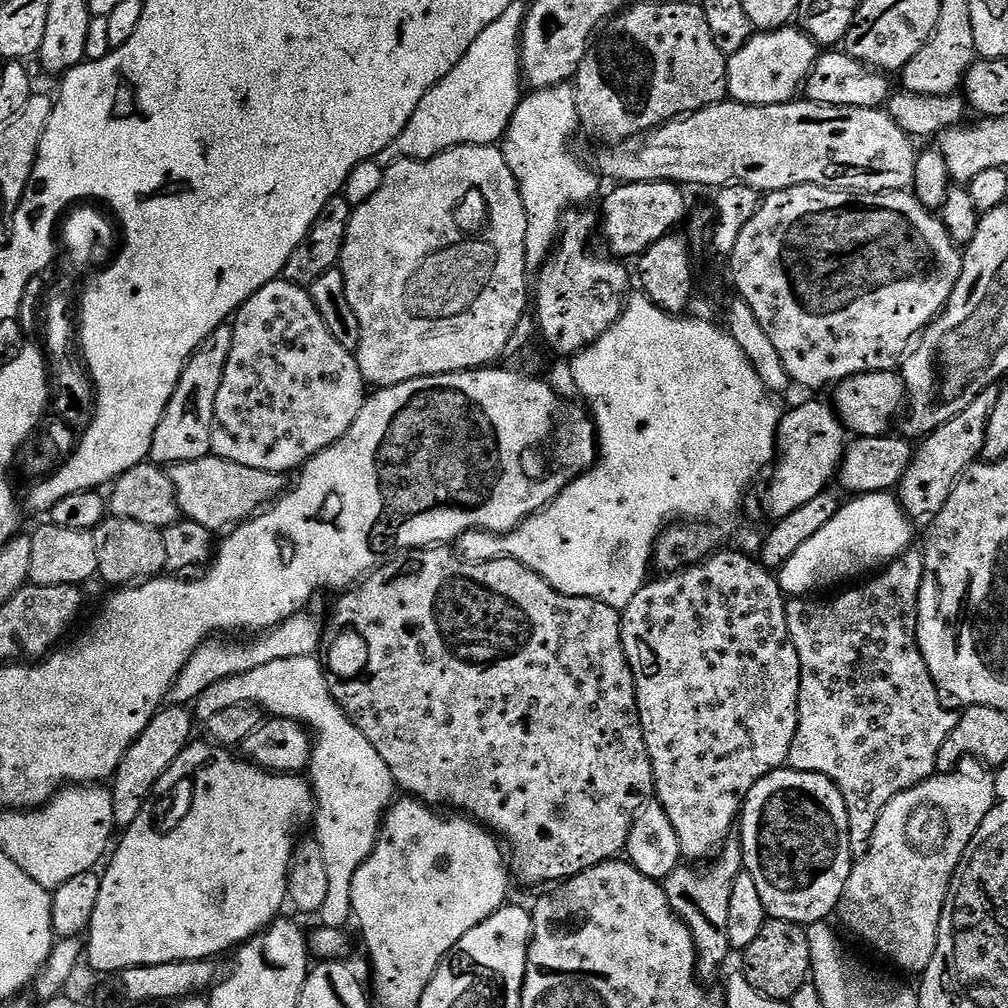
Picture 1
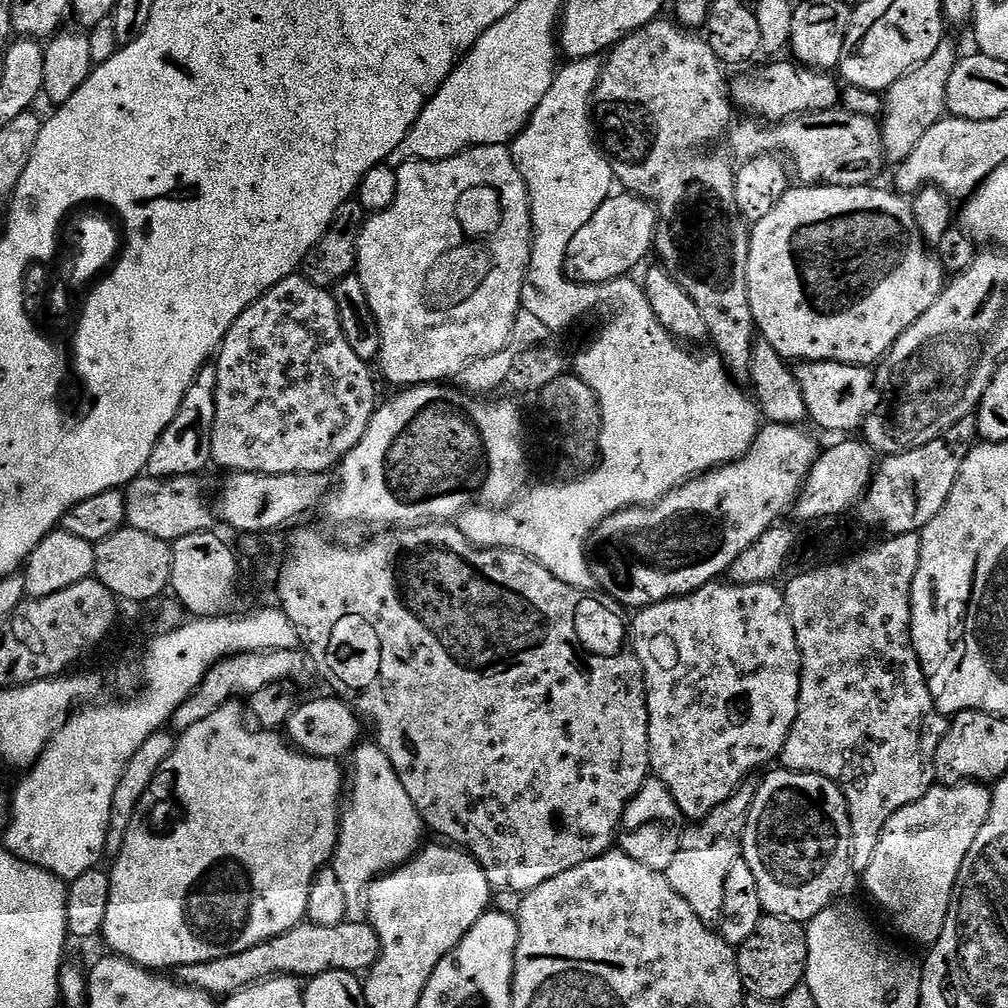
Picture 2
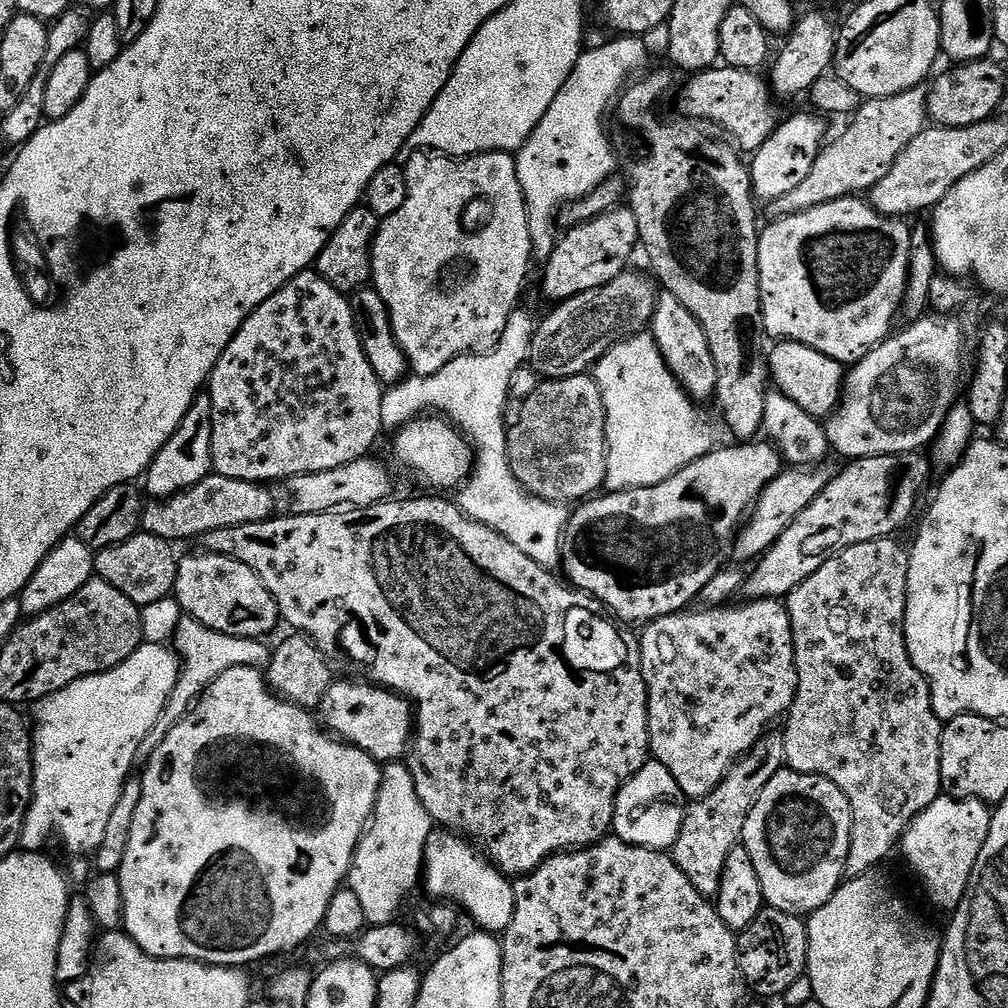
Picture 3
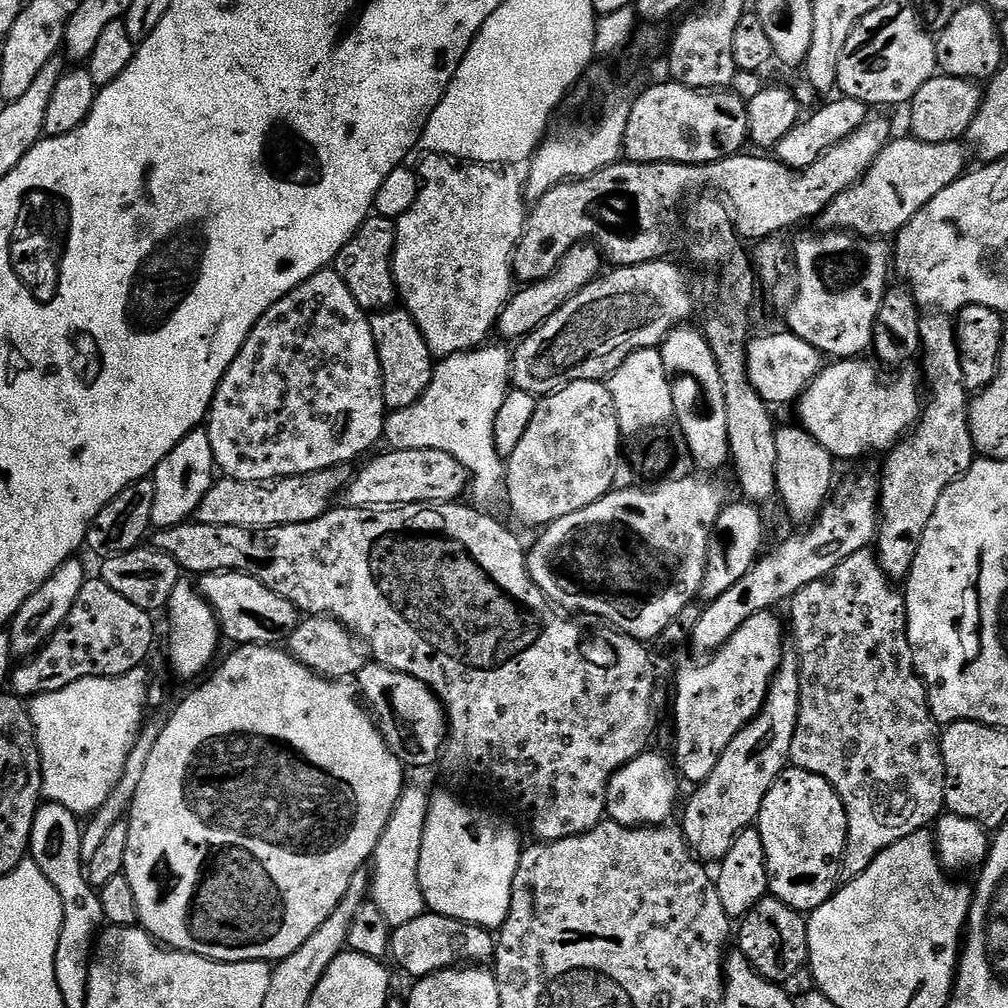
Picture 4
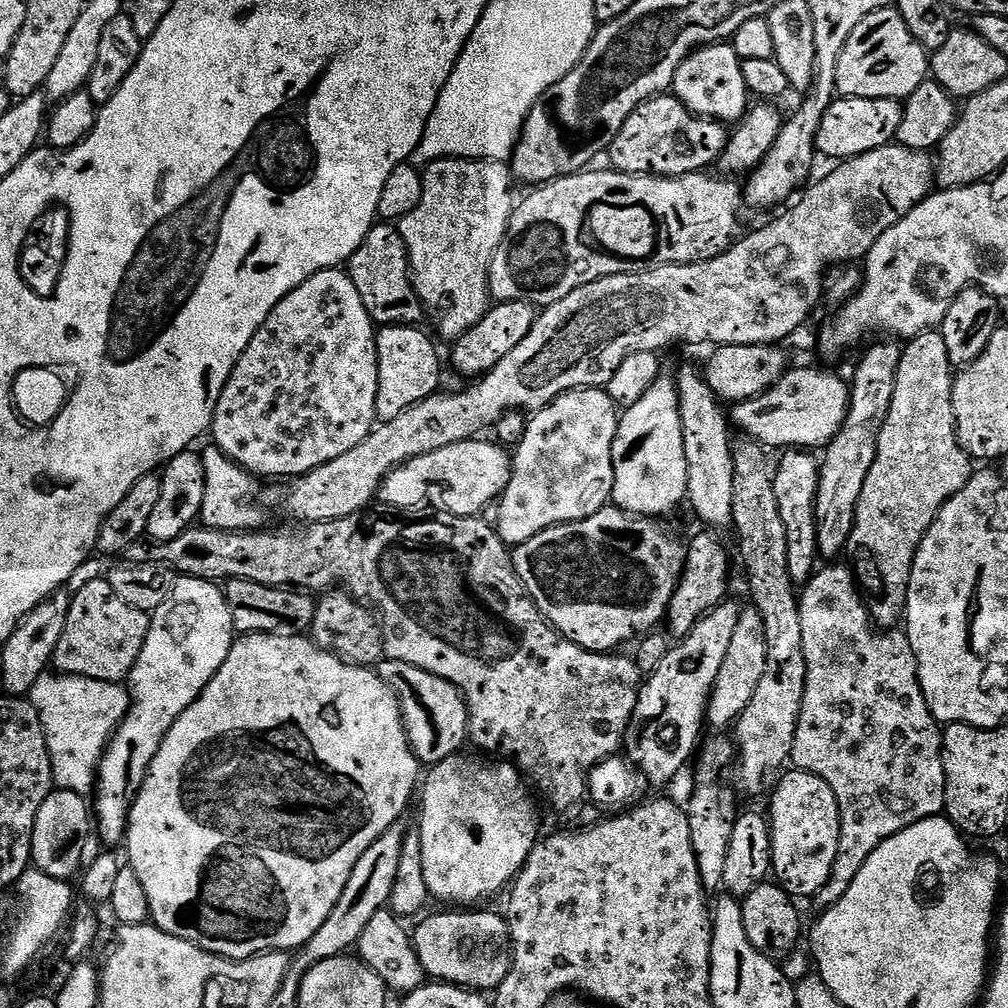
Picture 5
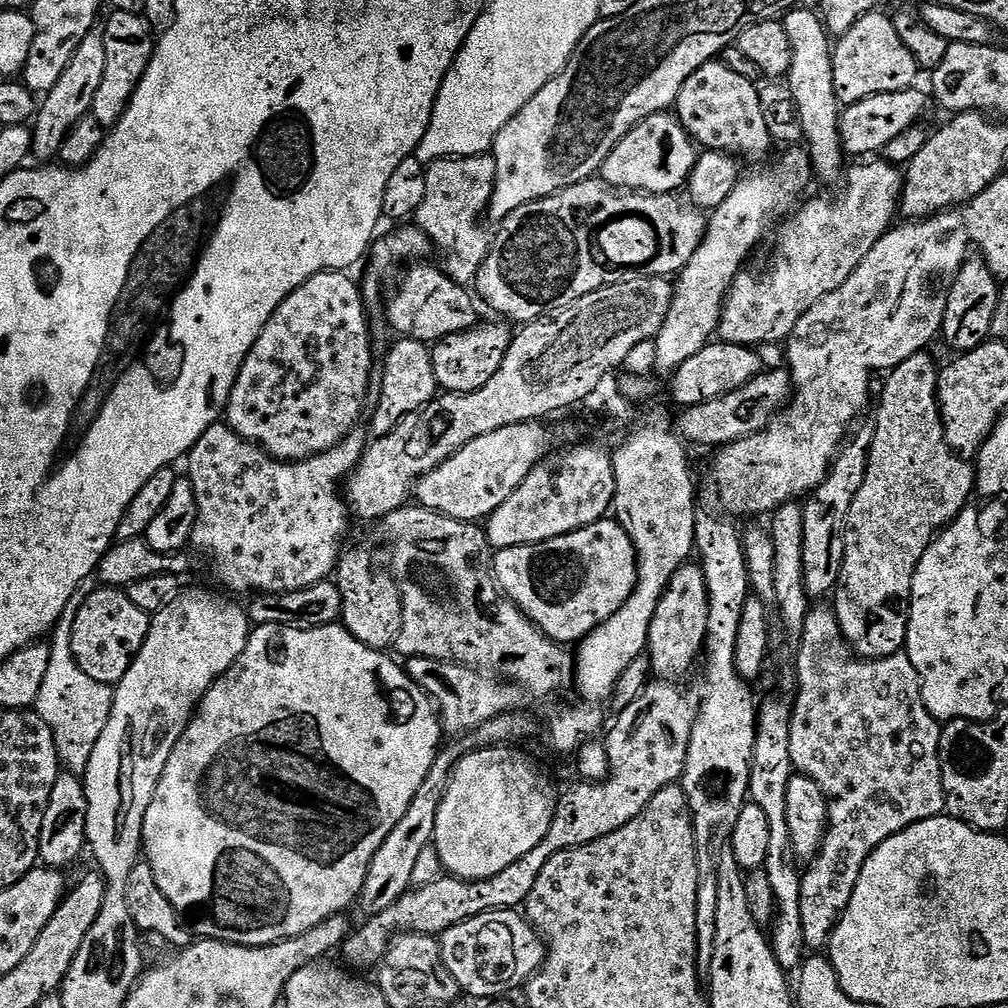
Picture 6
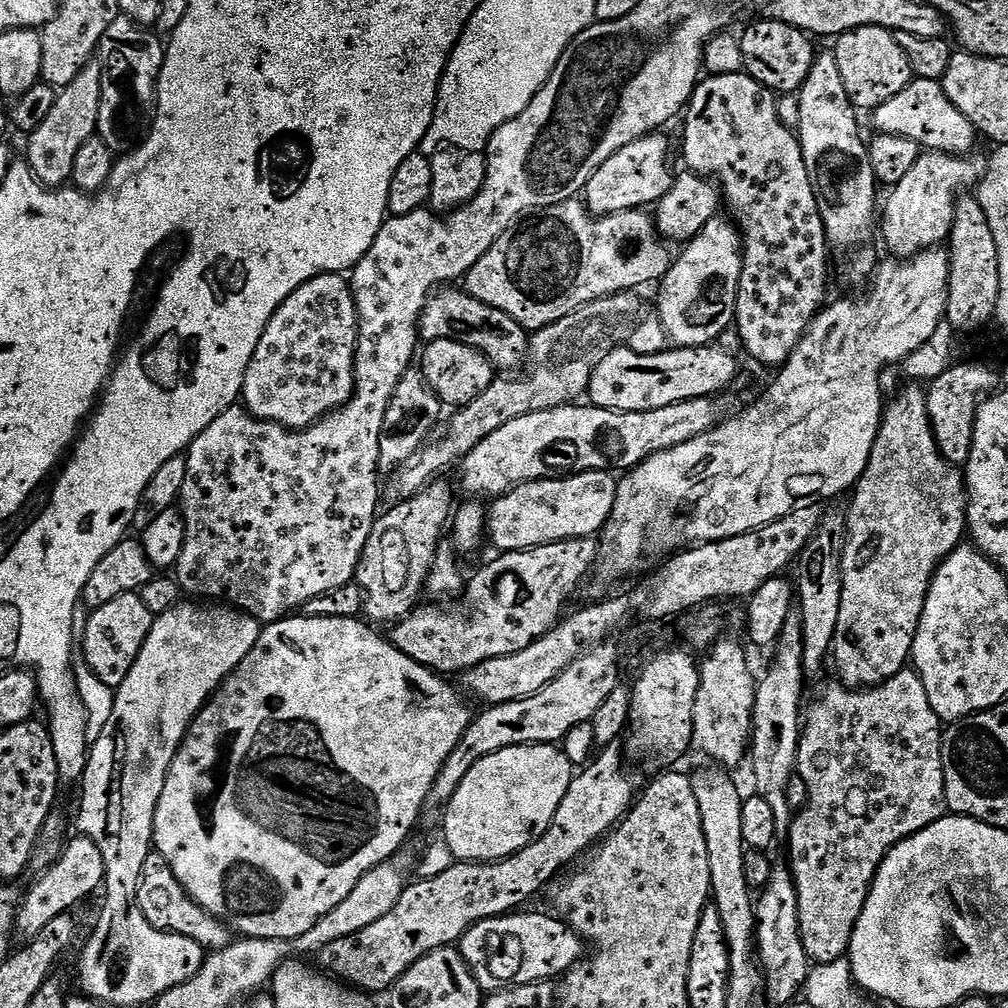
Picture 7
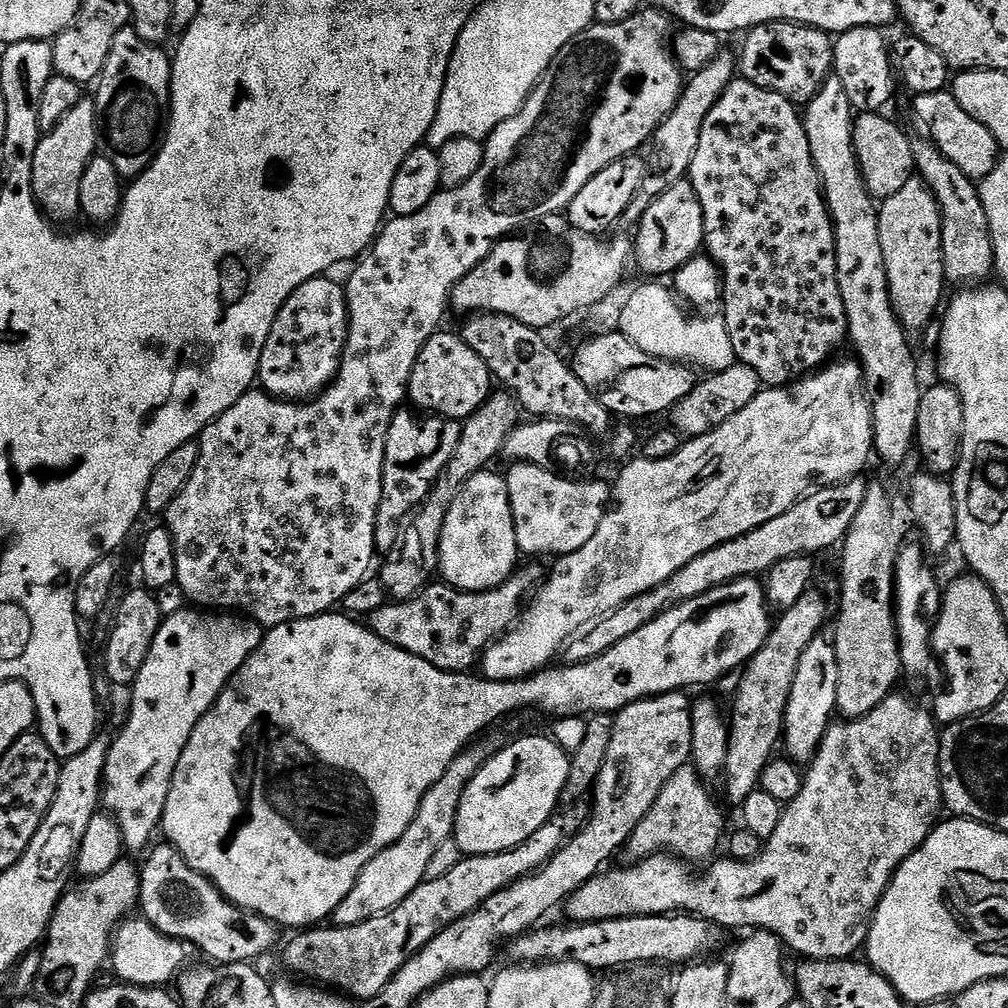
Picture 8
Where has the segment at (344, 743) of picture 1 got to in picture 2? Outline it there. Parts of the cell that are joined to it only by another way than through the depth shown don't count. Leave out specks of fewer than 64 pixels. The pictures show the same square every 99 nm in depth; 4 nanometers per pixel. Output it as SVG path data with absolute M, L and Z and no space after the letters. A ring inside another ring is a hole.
M293 650L291 652L243 652L237 656L226 658L218 662L208 671L204 680L182 706L172 715L171 727L177 733L186 731L194 722L202 722L202 718L210 718L214 710L221 704L229 703L233 698L247 697L253 692L262 690L268 684L279 684L288 682L291 676L300 676L304 672L306 656L303 651ZM361 743L351 753L351 760L356 777L350 780L350 795L342 808L336 853L330 866L338 874L338 883L346 896L347 919L363 921L366 893L372 881L411 860L422 847L420 839L426 836L426 829L414 802L410 802L410 794L406 794L394 766L390 766L390 758L377 744Z

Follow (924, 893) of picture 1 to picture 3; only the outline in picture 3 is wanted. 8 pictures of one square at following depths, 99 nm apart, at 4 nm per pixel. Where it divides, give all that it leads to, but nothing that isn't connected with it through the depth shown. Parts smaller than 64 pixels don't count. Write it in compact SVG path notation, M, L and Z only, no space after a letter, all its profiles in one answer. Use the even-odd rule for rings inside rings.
M947 794L922 810L918 818L904 831L898 845L904 851L908 868L920 879L928 900L945 914L955 912L966 894L970 874L974 874L974 862L986 846L986 834L990 834L993 809L980 800L957 800Z

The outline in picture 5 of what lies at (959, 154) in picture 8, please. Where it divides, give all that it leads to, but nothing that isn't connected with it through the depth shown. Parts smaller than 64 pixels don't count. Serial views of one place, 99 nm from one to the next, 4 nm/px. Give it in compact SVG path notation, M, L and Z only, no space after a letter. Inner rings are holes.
M840 96L833 100L822 118L822 126L818 126L816 135L816 151L821 157L829 156L832 162L843 162L866 154L870 150L878 150L882 146L893 143L898 134L898 126L902 126L903 103L890 98L854 98L853 96Z

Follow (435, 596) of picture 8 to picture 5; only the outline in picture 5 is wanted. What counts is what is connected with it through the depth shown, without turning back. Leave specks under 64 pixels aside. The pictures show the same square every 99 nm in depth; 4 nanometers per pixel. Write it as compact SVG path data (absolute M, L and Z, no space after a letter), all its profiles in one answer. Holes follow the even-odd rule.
M609 506L585 520L559 524L534 534L534 538L515 545L512 561L528 595L557 632L591 652L611 653L619 649L619 644L653 631L659 625L656 623L667 617L672 595L688 561L688 549L685 541L680 541L664 524L667 523L660 518L635 516Z

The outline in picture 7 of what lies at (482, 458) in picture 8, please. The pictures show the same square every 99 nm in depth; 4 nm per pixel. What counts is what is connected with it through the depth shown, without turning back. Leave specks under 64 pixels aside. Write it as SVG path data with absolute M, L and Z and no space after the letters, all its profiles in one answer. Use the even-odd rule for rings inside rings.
M444 478L422 489L408 500L401 500L399 504L389 507L389 512L377 515L374 526L370 530L370 538L366 538L366 546L362 550L360 565L356 567L355 583L360 585L362 593L362 612L373 625L391 626L397 620L405 620L413 608L421 603L422 593L425 591L428 574L436 562L436 554L441 547L440 531L450 524L450 517L454 512L452 504L452 488Z

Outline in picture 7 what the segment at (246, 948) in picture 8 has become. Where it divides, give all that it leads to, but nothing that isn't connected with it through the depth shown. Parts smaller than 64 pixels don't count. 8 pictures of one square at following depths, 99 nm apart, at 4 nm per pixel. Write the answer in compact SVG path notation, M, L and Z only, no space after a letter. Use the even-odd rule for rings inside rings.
M159 854L146 858L136 903L142 914L146 914L146 922L150 922L159 932L177 932L186 938L194 938L194 942L198 942L206 950L225 948L230 943L227 923L208 915L202 910L202 906L198 906L188 897L188 891L182 886L182 882L178 882L172 869L168 867L166 858Z

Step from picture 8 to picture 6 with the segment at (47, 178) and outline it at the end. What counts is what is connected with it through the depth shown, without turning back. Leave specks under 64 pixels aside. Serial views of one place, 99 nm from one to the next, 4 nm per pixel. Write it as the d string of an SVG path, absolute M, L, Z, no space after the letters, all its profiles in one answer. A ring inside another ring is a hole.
M97 26L86 34L86 38L82 38L82 44L78 46L74 58L70 58L70 66L62 70L62 78L58 78L56 85L49 92L43 93L39 101L38 111L31 125L31 155L40 159L37 161L48 162L51 161L48 160L51 156L52 159L59 157L62 142L66 134L70 134L74 122L91 113L94 94L98 94L102 74L106 74L106 42L103 27Z

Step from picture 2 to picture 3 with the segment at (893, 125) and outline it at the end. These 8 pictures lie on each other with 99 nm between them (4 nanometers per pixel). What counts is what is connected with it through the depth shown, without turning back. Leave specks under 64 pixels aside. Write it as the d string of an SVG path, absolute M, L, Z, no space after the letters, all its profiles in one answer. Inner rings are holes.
M921 86L902 94L865 99L850 123L852 125L833 144L832 141L825 143L820 149L810 174L806 174L806 179L795 190L771 201L773 217L793 216L826 202L871 193L872 187L890 174L890 166L898 162L898 154L902 154L929 123L928 88Z

